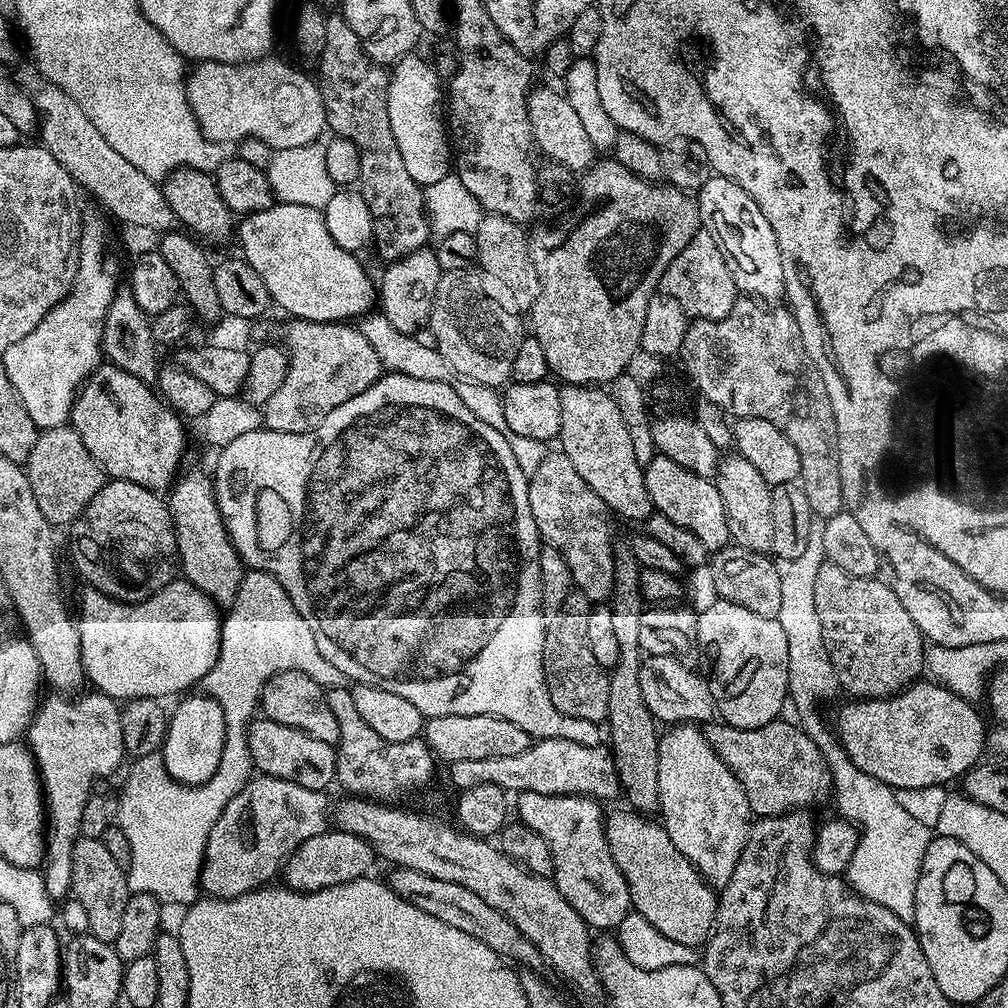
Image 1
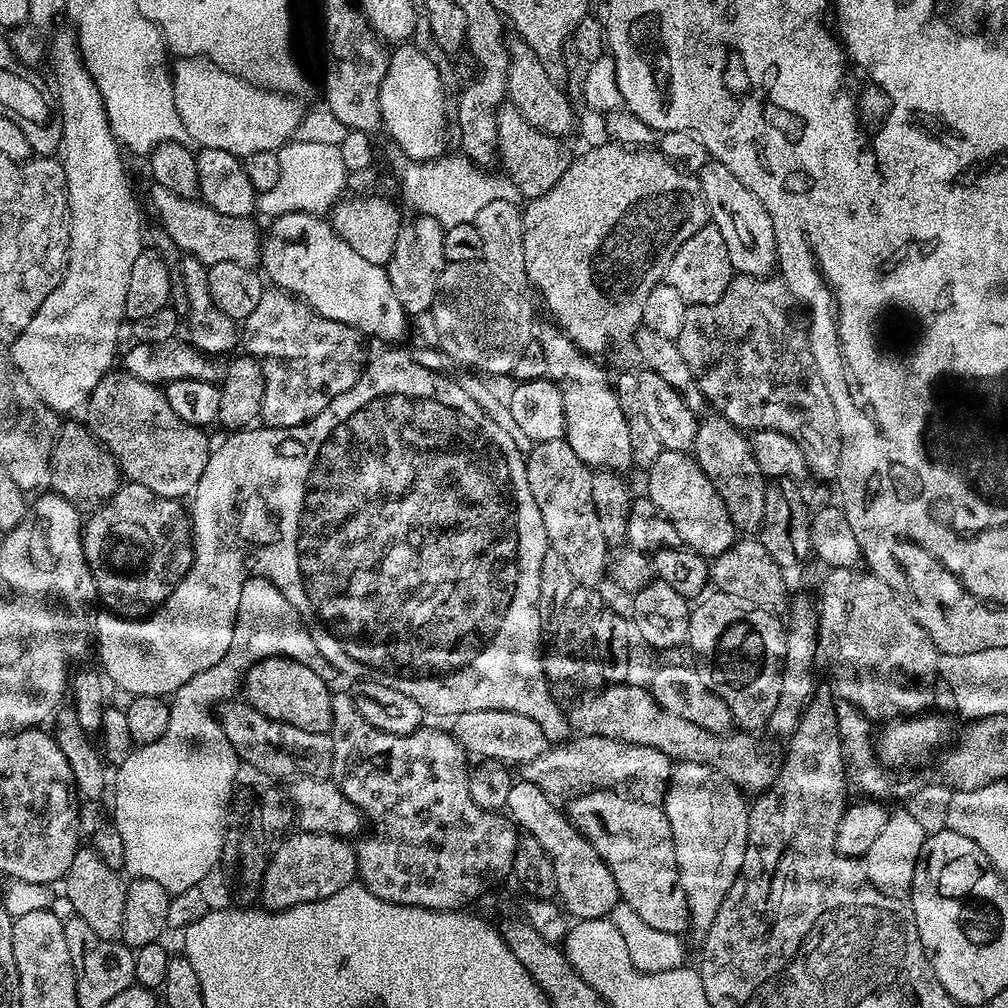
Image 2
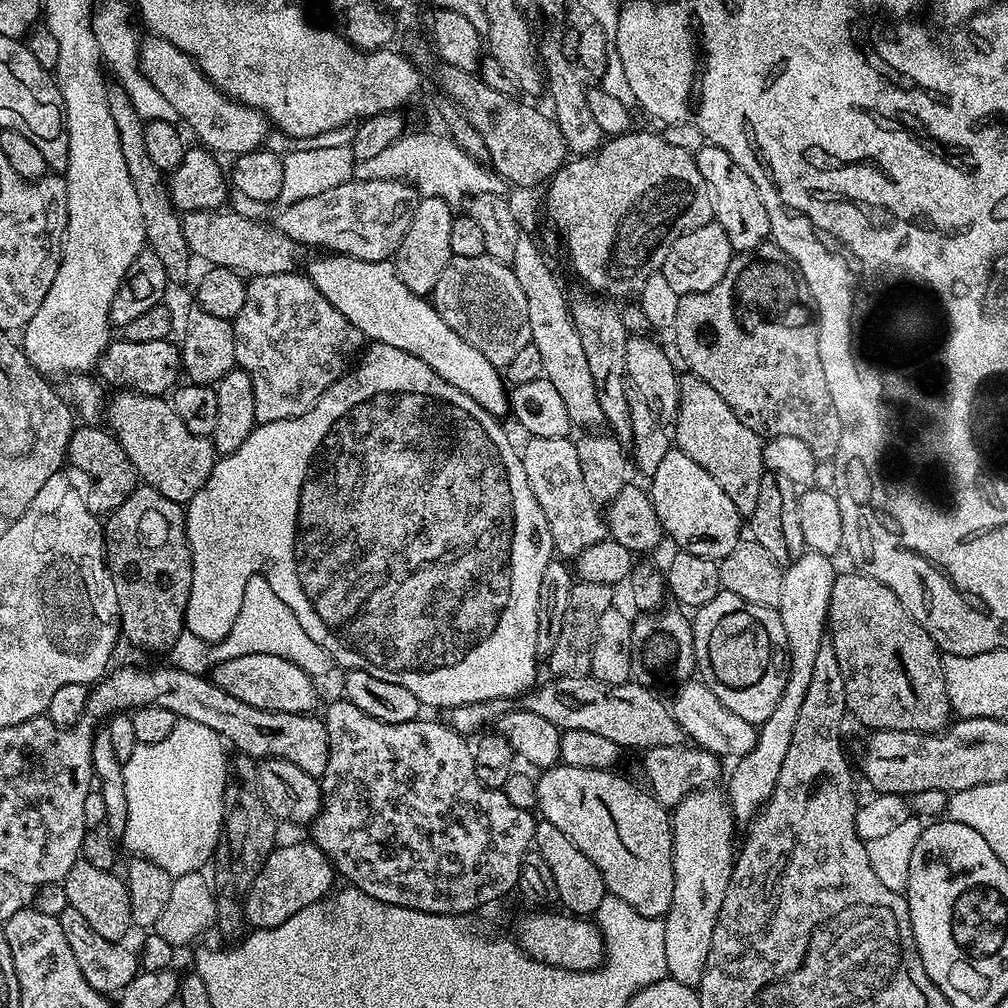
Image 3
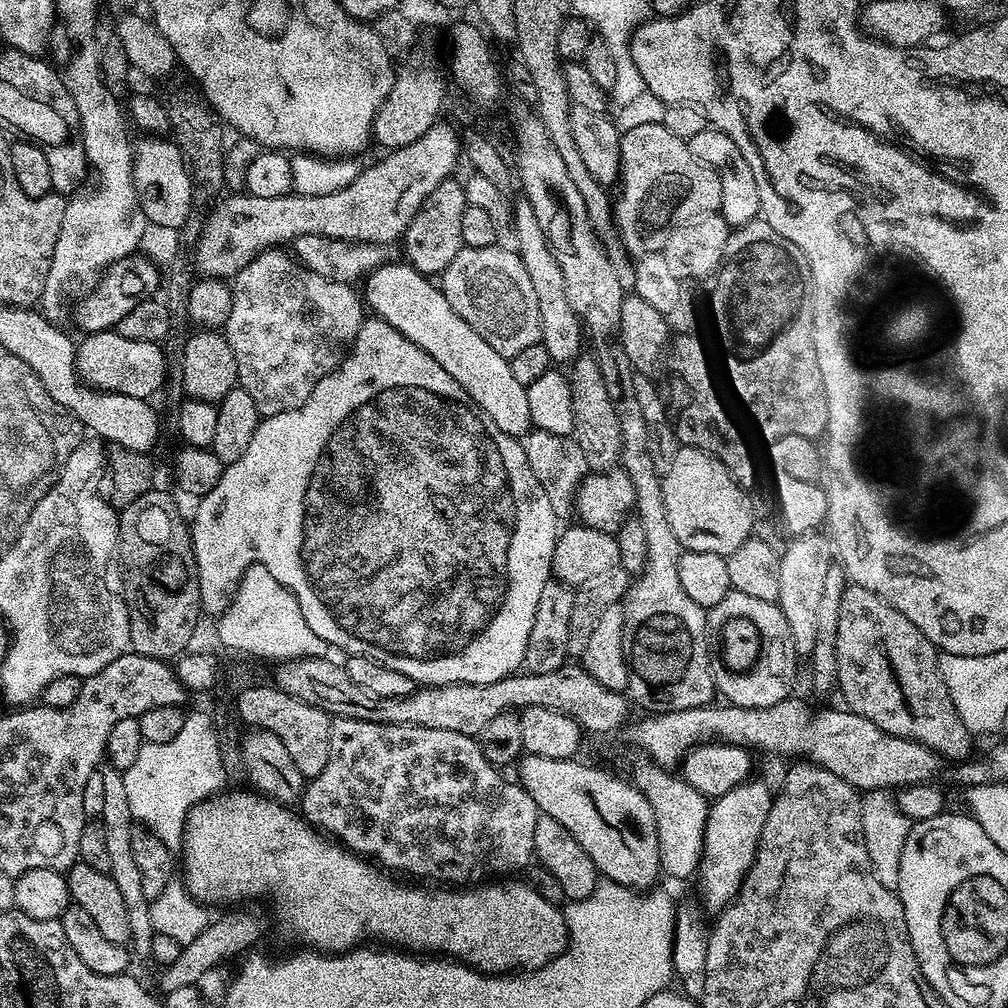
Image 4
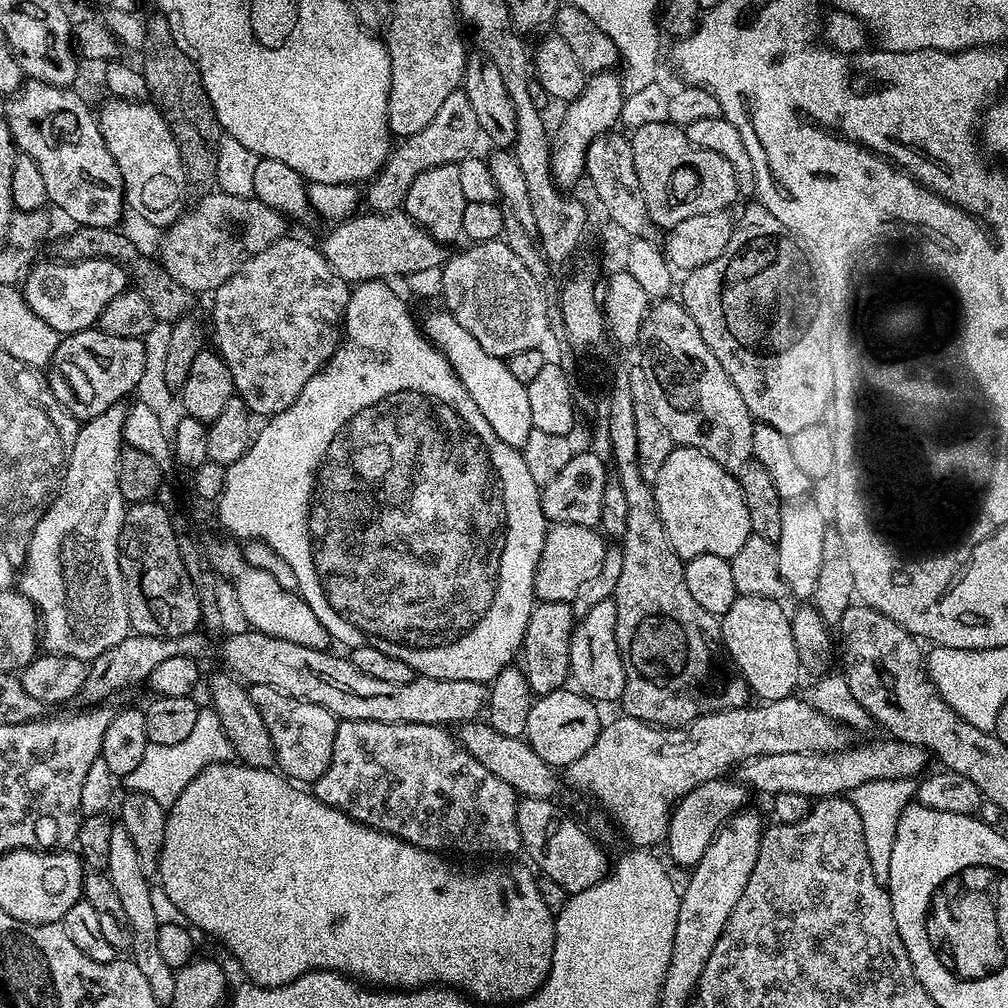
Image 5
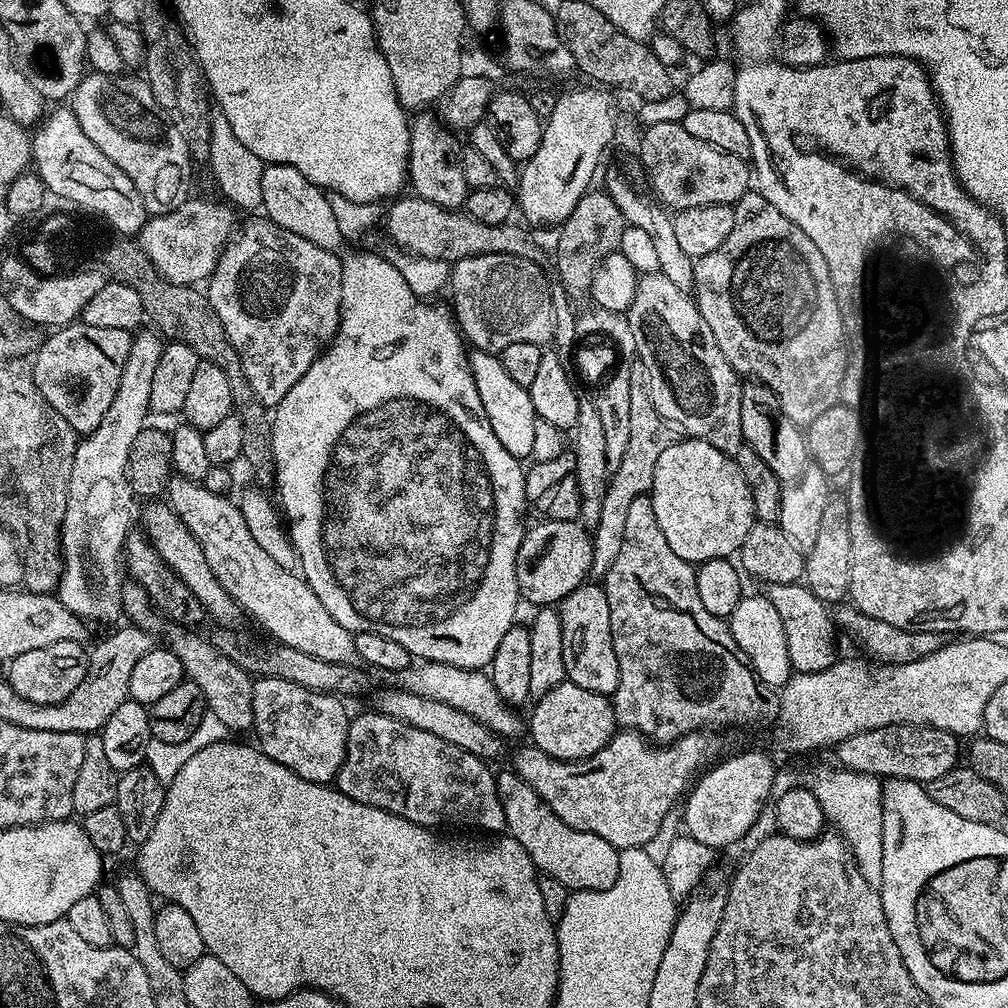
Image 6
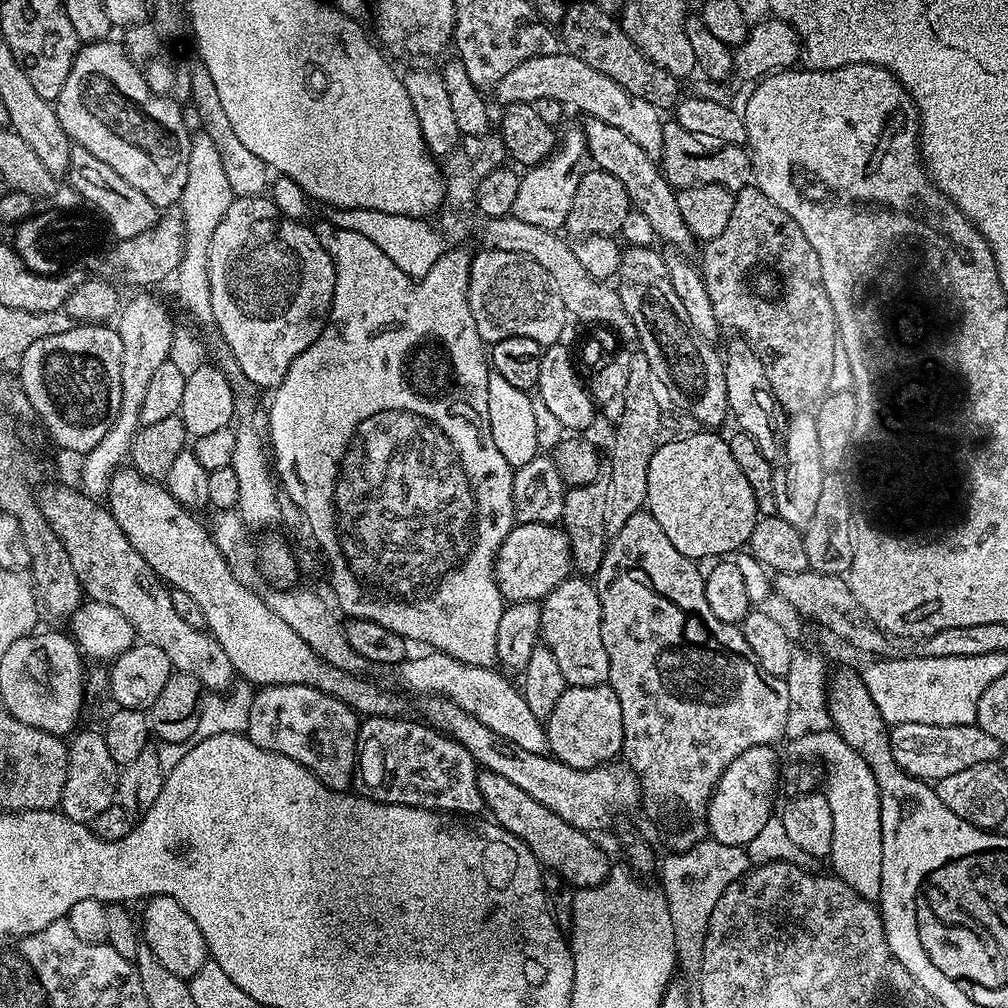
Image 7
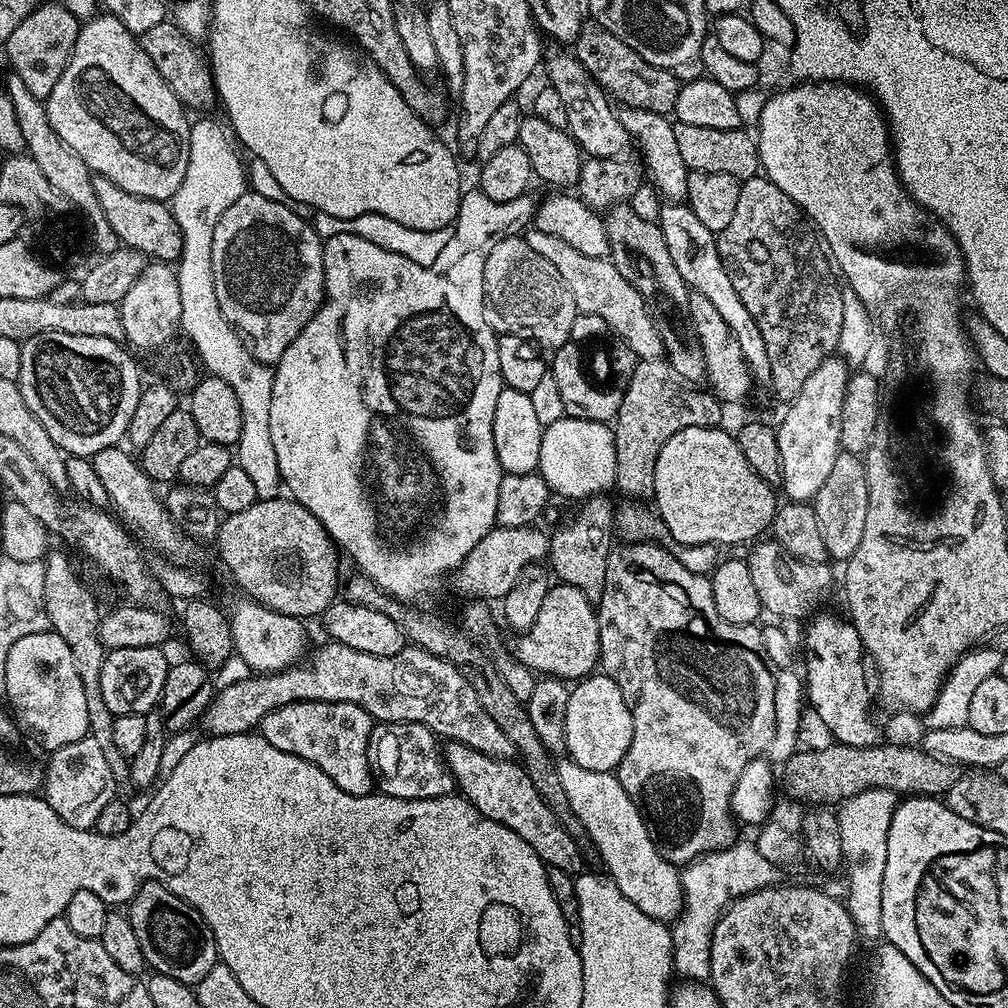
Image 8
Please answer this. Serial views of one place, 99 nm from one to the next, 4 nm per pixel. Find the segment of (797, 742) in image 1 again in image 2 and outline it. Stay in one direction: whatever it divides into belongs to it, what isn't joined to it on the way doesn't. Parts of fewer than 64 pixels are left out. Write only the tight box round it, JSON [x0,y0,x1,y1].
[566,683,782,794]

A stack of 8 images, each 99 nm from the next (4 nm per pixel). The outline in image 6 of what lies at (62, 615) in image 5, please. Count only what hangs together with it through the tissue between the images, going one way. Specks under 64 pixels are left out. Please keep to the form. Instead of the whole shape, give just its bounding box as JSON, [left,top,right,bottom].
[58,330,162,624]

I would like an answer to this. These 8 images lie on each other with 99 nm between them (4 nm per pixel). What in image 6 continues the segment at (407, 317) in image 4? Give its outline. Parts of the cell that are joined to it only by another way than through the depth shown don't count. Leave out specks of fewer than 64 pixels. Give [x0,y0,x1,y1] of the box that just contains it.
[468,350,538,457]

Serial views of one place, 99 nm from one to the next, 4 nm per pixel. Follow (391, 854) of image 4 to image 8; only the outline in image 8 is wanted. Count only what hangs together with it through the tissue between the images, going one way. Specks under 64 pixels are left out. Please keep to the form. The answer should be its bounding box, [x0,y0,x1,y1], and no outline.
[368,723,453,800]

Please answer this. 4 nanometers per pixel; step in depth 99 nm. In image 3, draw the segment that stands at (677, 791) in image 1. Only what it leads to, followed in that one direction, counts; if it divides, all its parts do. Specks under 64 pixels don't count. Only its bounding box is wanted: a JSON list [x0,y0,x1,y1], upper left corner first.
[662,787,738,989]

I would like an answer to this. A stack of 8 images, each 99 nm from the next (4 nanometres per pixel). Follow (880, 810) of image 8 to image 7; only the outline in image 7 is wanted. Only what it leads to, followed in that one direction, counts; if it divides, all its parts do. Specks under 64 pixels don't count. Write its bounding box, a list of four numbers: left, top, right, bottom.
[794,728,882,901]

